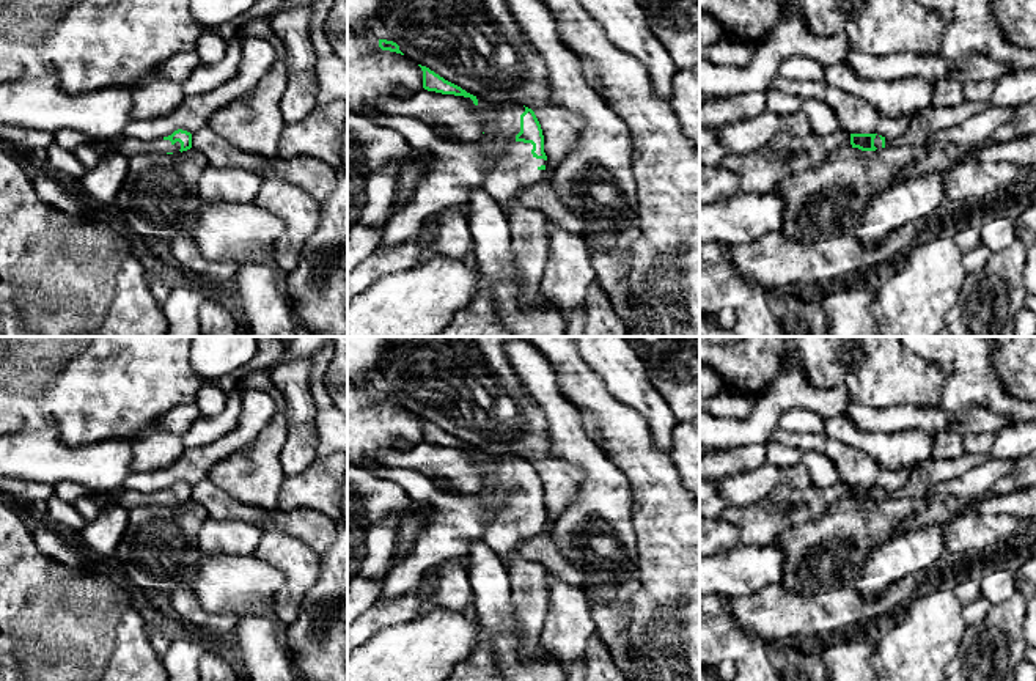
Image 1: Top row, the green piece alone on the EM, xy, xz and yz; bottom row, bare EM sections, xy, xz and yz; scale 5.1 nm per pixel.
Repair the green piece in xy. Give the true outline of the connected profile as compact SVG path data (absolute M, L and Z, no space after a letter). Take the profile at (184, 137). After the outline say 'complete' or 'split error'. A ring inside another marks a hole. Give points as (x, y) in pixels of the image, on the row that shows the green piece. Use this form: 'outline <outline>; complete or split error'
outline M178 129L168 137L151 140L151 142L143 142L138 138L126 138L119 151L126 157L130 157L134 154L151 154L151 153L175 154L179 151L181 153L187 151L190 148L192 148L192 134L187 131Z; split error

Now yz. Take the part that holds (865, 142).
outline M850 134L852 148L858 148L861 151L876 151L880 148L891 148L895 138L885 138L877 134Z; split error

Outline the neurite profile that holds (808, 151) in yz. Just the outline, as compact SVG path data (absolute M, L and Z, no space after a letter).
M838 129L828 135L792 137L783 134L777 145L766 145L745 154L728 154L720 167L742 181L742 192L767 193L784 178L821 165L832 151L850 145L850 134Z

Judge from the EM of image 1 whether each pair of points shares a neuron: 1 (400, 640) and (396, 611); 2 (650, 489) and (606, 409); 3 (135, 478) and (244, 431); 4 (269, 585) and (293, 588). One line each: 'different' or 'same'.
1: different
2: same
3: same
4: different

